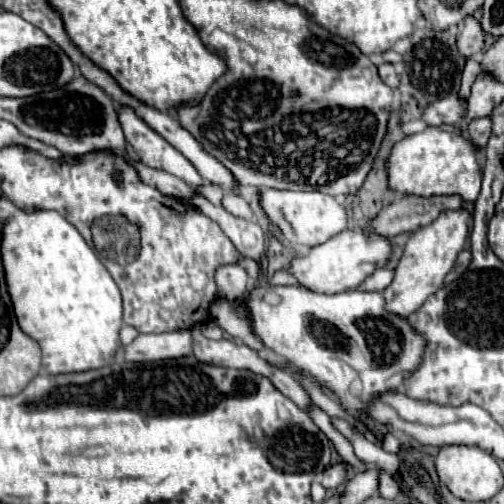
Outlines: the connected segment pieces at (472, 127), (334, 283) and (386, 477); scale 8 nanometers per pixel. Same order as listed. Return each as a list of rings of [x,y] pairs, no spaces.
[[[484,116],[484,118],[474,118],[474,120],[470,120],[470,124],[468,124],[468,136],[470,136],[470,140],[472,140],[476,146],[480,146],[480,148],[486,146],[486,142],[488,142],[488,138],[490,138],[490,132],[492,132],[492,122],[490,122],[488,116]]]
[[[354,228],[354,230],[344,230],[344,232],[340,232],[340,236],[334,236],[332,240],[312,248],[308,252],[308,256],[294,258],[288,270],[308,290],[336,294],[336,292],[358,288],[370,274],[374,274],[376,268],[382,268],[384,264],[388,264],[390,258],[392,258],[392,240],[390,238],[380,236],[372,230]]]
[[[380,472],[380,494],[384,498],[396,498],[402,492],[402,486],[386,472]]]

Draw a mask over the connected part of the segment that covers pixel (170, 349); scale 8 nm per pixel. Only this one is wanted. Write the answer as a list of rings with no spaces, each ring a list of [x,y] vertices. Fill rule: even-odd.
[[[164,332],[164,334],[138,334],[132,344],[126,346],[126,360],[132,362],[156,362],[168,358],[182,358],[192,354],[192,332]]]

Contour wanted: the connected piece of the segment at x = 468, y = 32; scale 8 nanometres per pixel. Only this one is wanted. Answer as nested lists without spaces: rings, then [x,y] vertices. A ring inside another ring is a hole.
[[[474,14],[466,16],[460,22],[460,32],[458,32],[458,48],[460,48],[460,52],[464,52],[464,56],[472,56],[478,50],[482,50],[484,44],[486,44],[484,36],[486,34],[484,34],[478,18]]]

